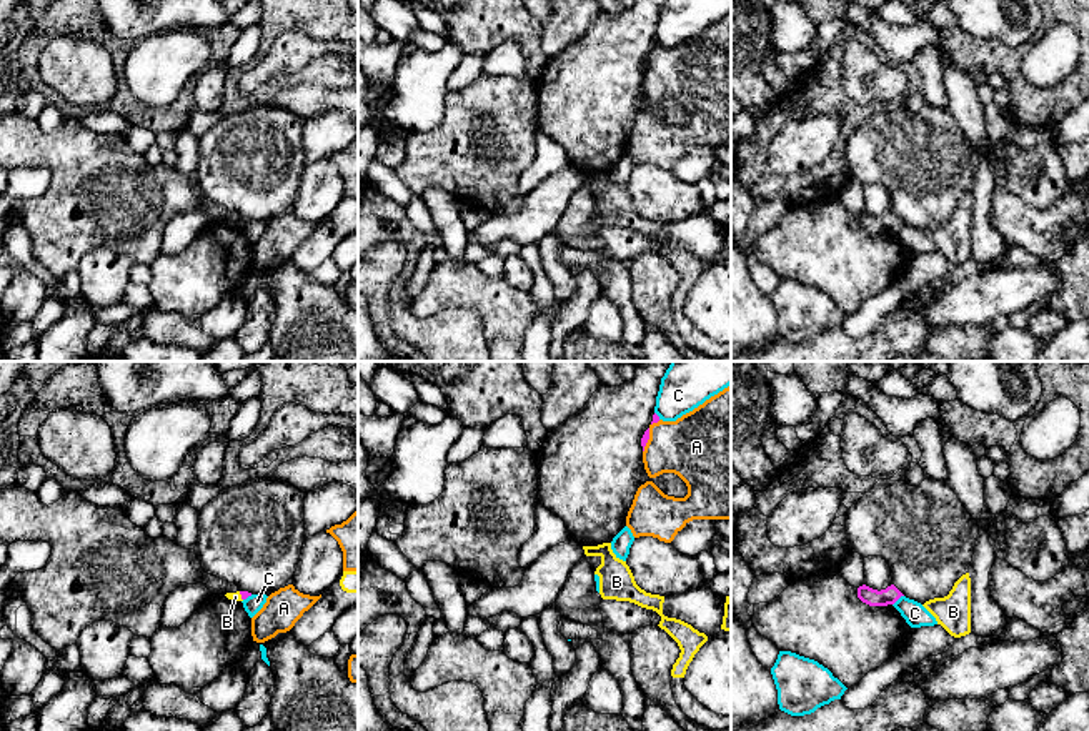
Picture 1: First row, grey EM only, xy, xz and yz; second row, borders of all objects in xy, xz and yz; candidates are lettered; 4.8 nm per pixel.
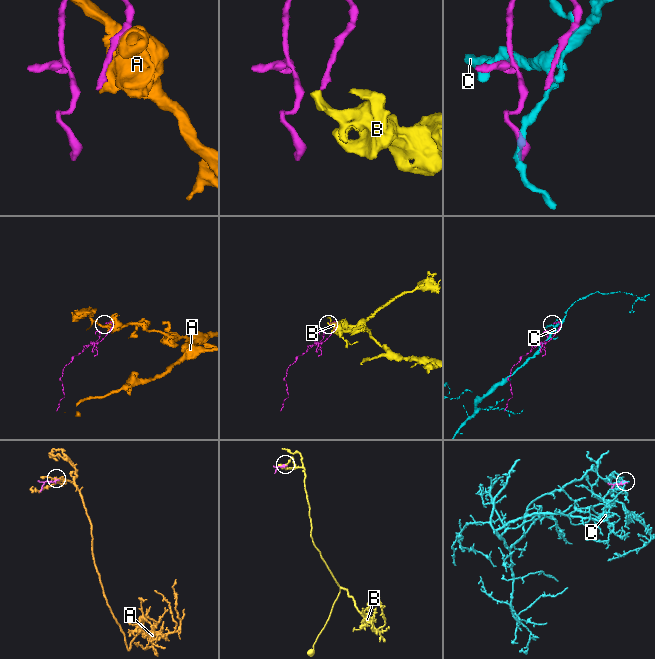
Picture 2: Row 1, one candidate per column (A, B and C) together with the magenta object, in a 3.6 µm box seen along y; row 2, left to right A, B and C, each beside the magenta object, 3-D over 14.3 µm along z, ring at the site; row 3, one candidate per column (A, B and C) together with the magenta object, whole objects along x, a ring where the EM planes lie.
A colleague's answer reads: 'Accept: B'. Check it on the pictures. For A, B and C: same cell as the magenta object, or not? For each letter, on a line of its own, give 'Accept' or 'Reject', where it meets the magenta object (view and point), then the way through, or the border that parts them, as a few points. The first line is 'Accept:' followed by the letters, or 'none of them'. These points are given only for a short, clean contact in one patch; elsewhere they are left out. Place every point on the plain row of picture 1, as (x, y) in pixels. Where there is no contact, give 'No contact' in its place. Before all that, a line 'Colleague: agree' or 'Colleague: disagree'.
Colleague: disagree
Accept: none of them
A: Reject. Touches magenta at xz (648, 65)
B: Reject. Touches magenta at xy (242, 223). Boundary: xy (238, 218), (242, 227)
C: Reject. Touches magenta at yz (898, 225)

